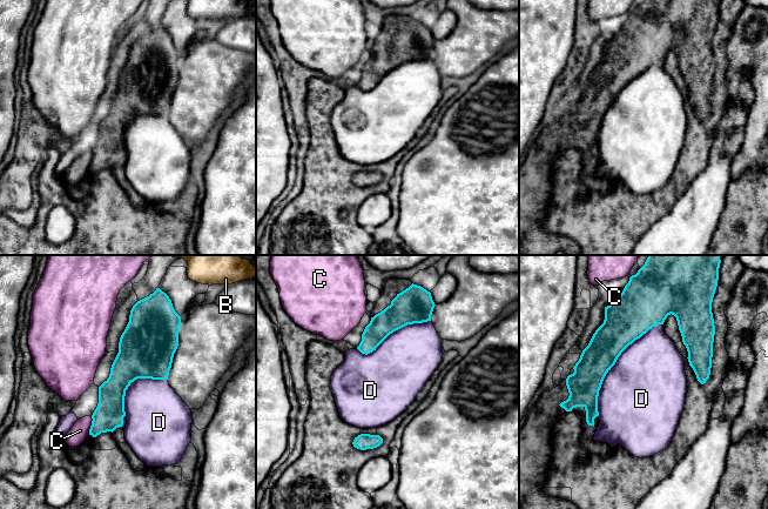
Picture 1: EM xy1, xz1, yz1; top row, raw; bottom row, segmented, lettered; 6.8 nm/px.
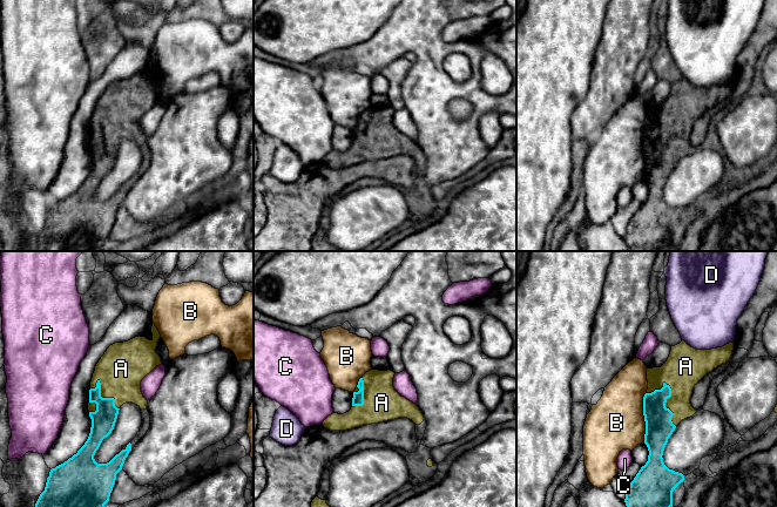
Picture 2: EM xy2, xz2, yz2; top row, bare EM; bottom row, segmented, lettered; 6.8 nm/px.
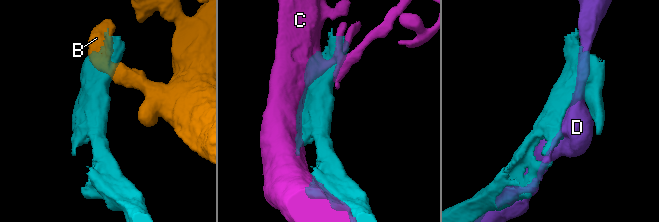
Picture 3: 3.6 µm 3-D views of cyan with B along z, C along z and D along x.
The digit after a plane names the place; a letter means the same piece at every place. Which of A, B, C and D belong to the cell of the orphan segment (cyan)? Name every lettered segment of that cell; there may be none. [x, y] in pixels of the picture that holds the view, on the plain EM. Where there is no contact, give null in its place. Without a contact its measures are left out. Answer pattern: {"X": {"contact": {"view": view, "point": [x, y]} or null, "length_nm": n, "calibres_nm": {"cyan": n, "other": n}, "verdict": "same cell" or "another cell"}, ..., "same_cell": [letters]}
{"A": {"contact": {"view": "yz2", "point": [664, 141]}, "length_nm": 320, "calibres_nm": {"cyan": 190, "other": 240}, "verdict": "same cell"}, "B": {"contact": {"view": "yz2", "point": [644, 154]}, "length_nm": 340, "calibres_nm": {"cyan": 190, "other": 380}, "verdict": "another cell"}, "C": {"contact": {"view": "xy1", "point": [91, 162]}, "length_nm": 130, "calibres_nm": {"cyan": 200, "other": 120}, "verdict": "another cell"}, "D": {"contact": {"view": "yz1", "point": [614, 100]}, "length_nm": 750, "calibres_nm": {"cyan": 260, "other": 500}, "verdict": "another cell"}, "same_cell": ["A"]}

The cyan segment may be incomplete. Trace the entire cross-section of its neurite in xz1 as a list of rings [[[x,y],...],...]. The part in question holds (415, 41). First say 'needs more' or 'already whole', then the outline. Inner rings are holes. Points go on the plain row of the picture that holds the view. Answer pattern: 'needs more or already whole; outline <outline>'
needs more; outline [[[392,15],[371,48],[371,58],[357,86],[370,91],[393,68],[413,60],[431,58],[434,45],[431,29],[406,15]]]

